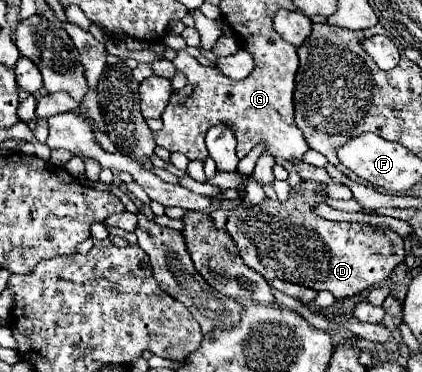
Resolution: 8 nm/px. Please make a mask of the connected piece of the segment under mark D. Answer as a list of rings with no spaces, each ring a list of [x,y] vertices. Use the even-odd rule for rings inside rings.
[[[303,180],[301,182],[301,196],[289,196],[287,202],[279,200],[265,200],[257,208],[235,208],[229,212],[229,220],[225,230],[229,236],[237,242],[239,254],[243,262],[259,272],[265,280],[285,280],[293,284],[303,284],[307,288],[313,288],[315,292],[327,290],[335,296],[335,300],[351,298],[369,286],[381,284],[393,268],[403,262],[405,248],[403,248],[403,236],[395,232],[373,232],[367,224],[343,224],[343,222],[329,222],[313,214],[313,206],[319,204],[315,194],[325,194],[319,182]]]

